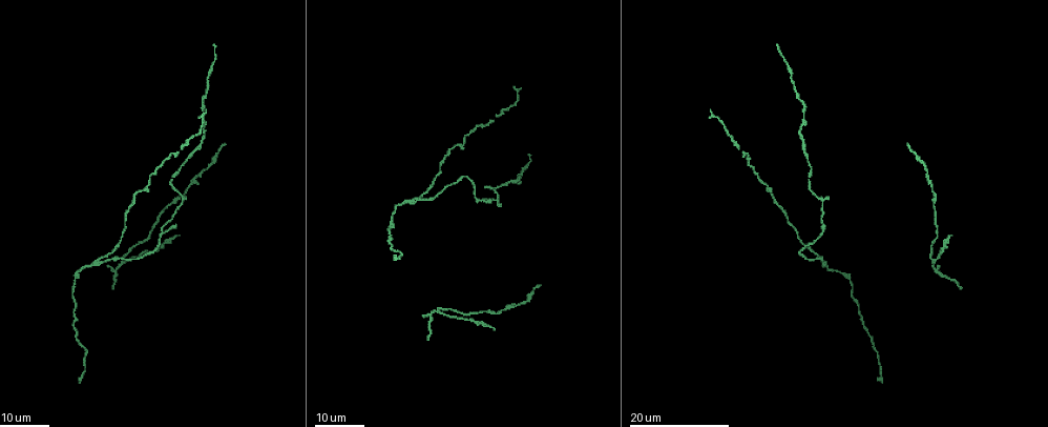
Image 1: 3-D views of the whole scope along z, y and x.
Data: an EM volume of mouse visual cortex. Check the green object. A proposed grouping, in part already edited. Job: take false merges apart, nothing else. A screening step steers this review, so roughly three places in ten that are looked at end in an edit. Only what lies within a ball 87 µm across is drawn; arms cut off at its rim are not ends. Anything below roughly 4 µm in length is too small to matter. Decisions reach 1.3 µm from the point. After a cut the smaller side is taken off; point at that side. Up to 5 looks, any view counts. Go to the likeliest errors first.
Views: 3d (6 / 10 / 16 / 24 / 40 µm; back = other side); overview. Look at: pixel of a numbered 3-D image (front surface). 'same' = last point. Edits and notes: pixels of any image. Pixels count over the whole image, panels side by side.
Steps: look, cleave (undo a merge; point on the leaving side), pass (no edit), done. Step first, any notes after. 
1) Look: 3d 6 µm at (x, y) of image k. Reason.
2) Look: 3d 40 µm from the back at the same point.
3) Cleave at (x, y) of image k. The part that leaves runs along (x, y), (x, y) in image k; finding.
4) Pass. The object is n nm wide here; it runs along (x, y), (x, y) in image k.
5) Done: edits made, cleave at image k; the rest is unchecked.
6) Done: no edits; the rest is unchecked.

Look: 3d 16 µm at (95, 260) of image 1. Four-way junction.

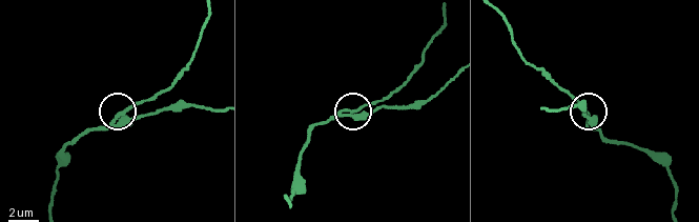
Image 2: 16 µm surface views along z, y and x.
Look: 3d 6 µm at (359, 109) of image 2.

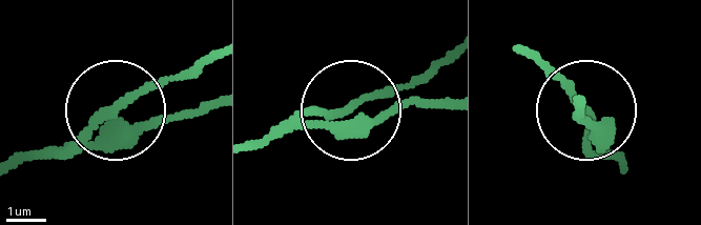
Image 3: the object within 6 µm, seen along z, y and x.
Pass. The side arm is 51 µm long; it runs along (316, 129), (414, 85), (440, 62) in image 3; all the same neuron.

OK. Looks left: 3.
Look: 3d 16 µm at (438, 312) of image 1. Branch point.

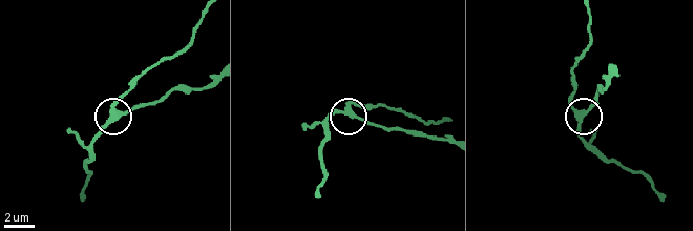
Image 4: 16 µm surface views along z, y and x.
Look: 3d 6 µm at (578, 113) of image 4.

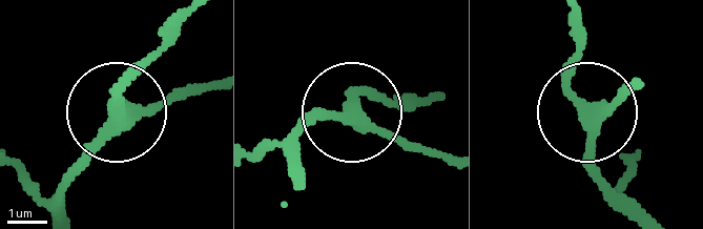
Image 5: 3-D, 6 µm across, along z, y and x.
Pass. Continuous, no second neuron.

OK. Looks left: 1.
Done: no edits; the rest is unchecked.

